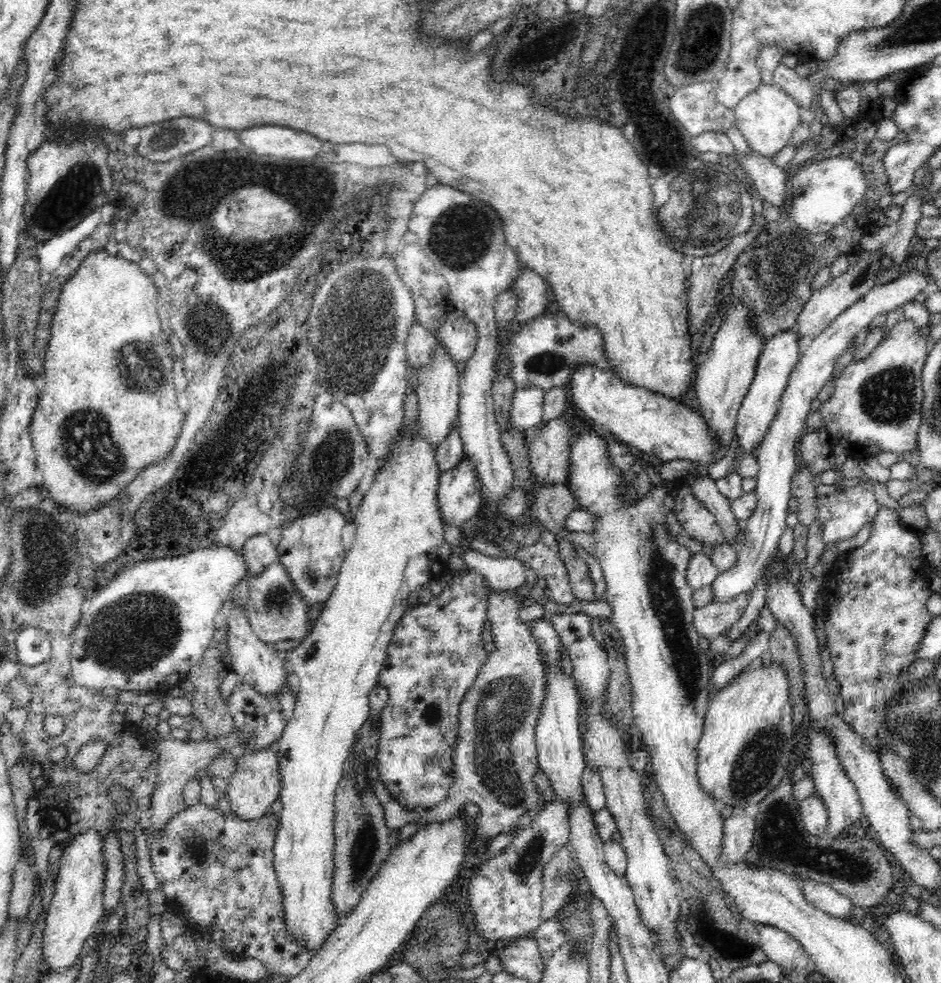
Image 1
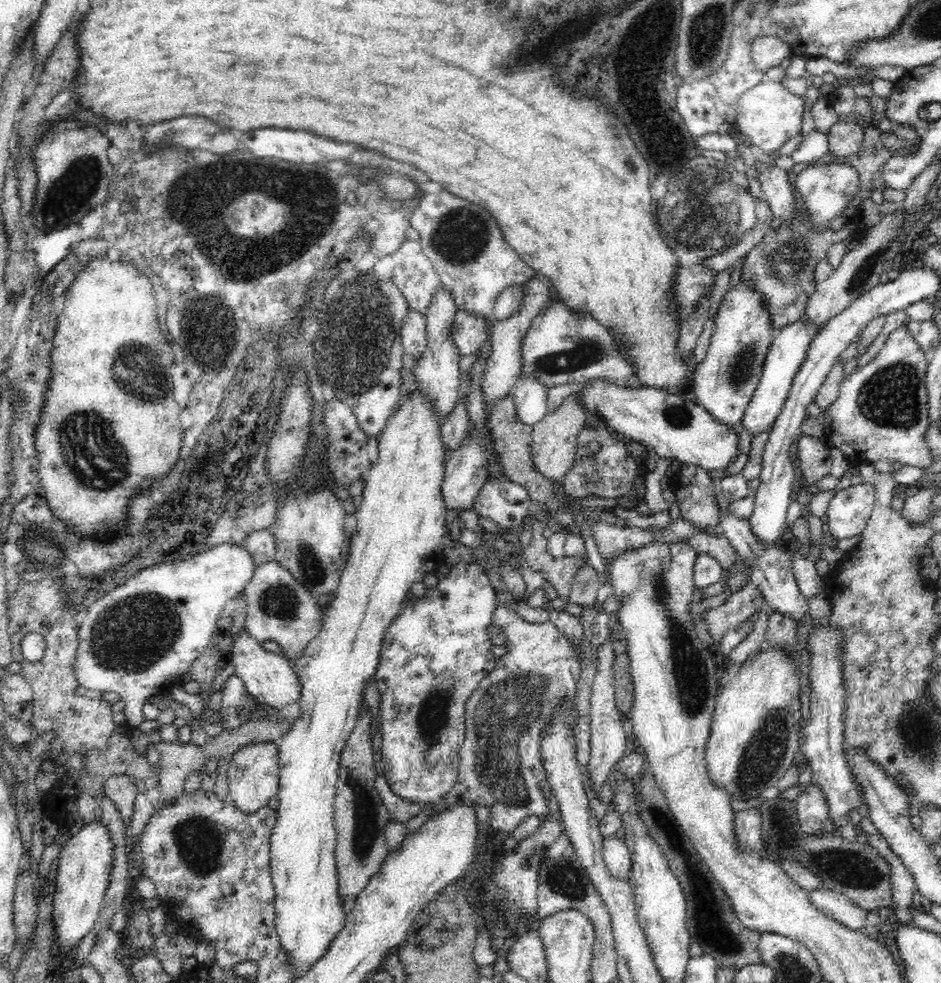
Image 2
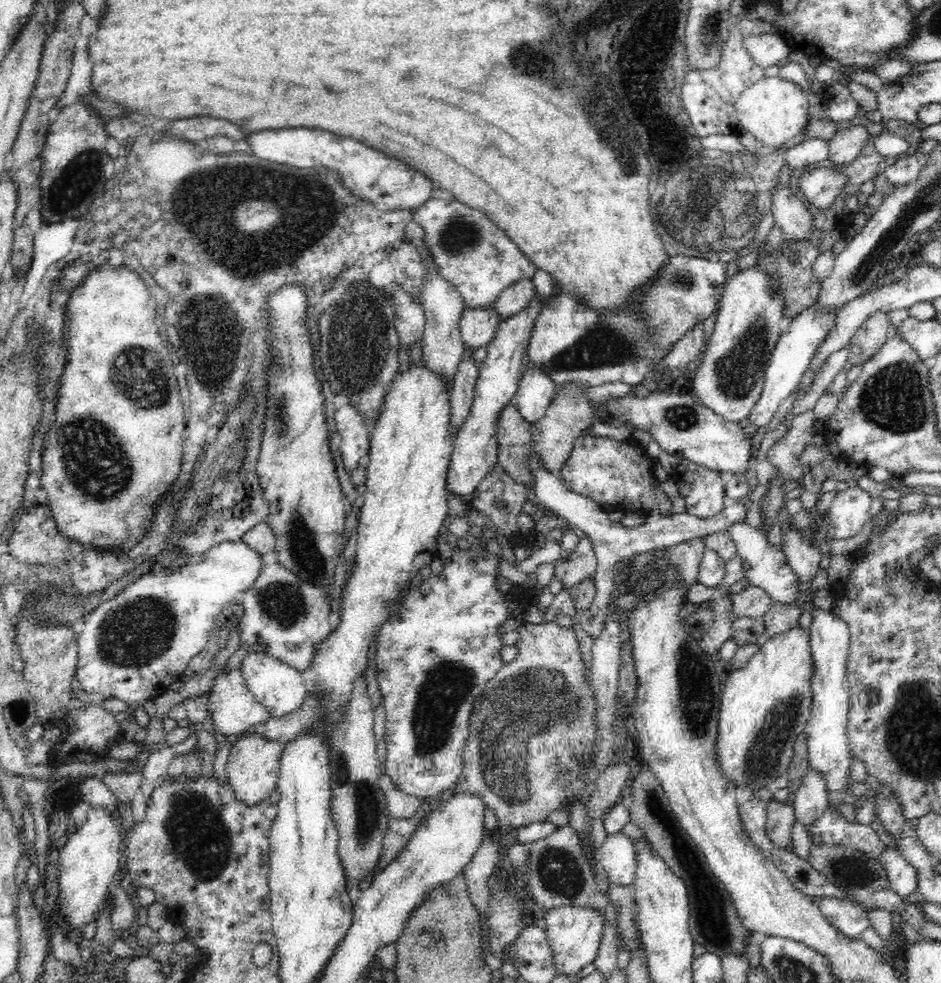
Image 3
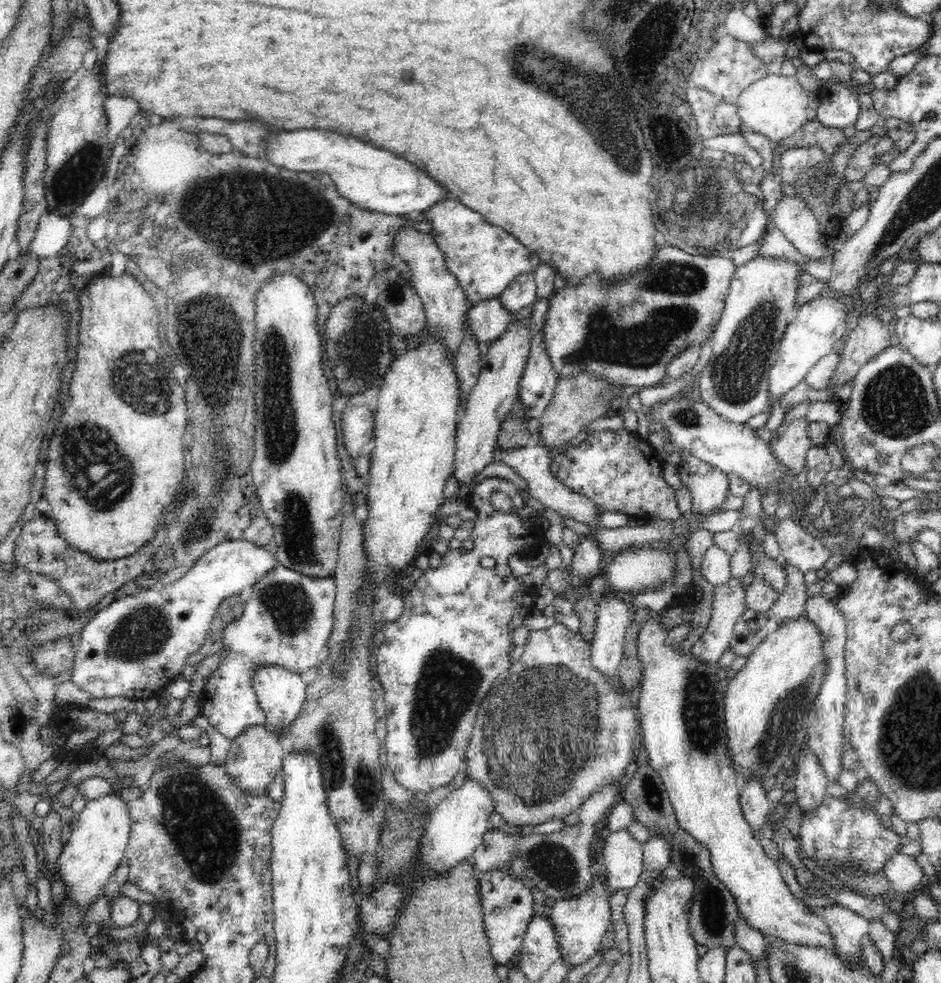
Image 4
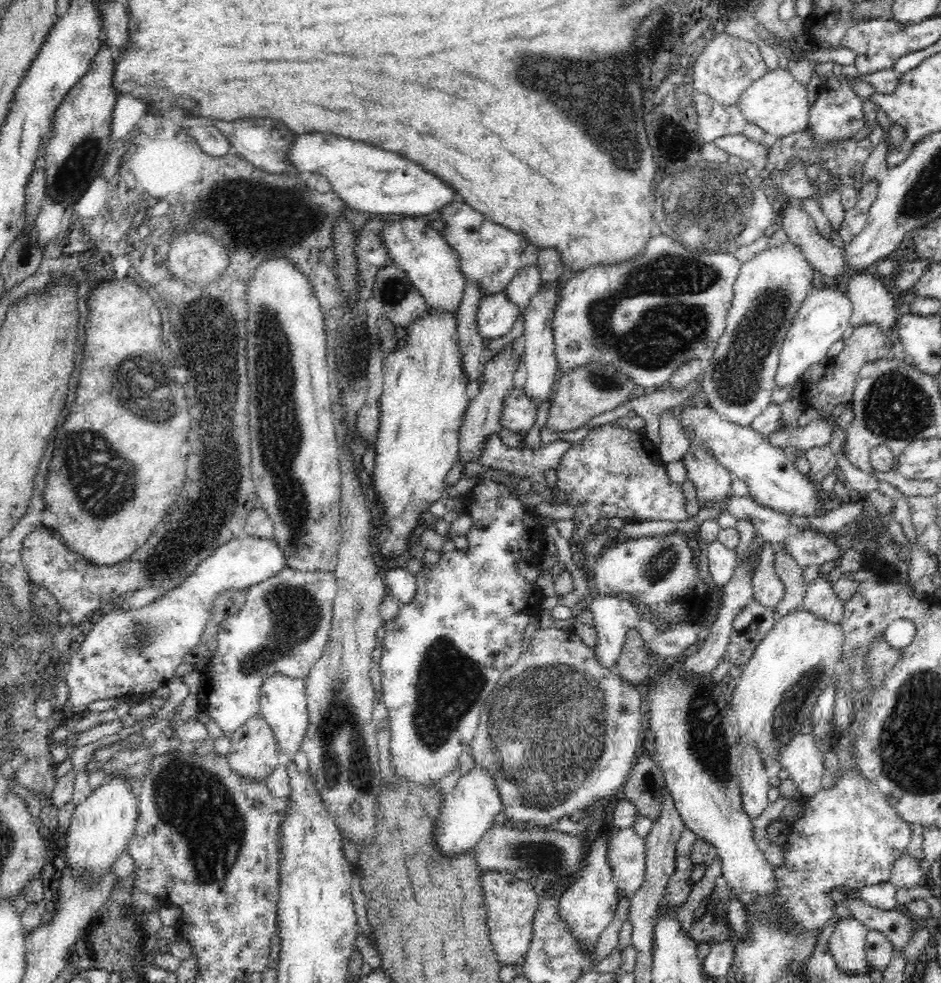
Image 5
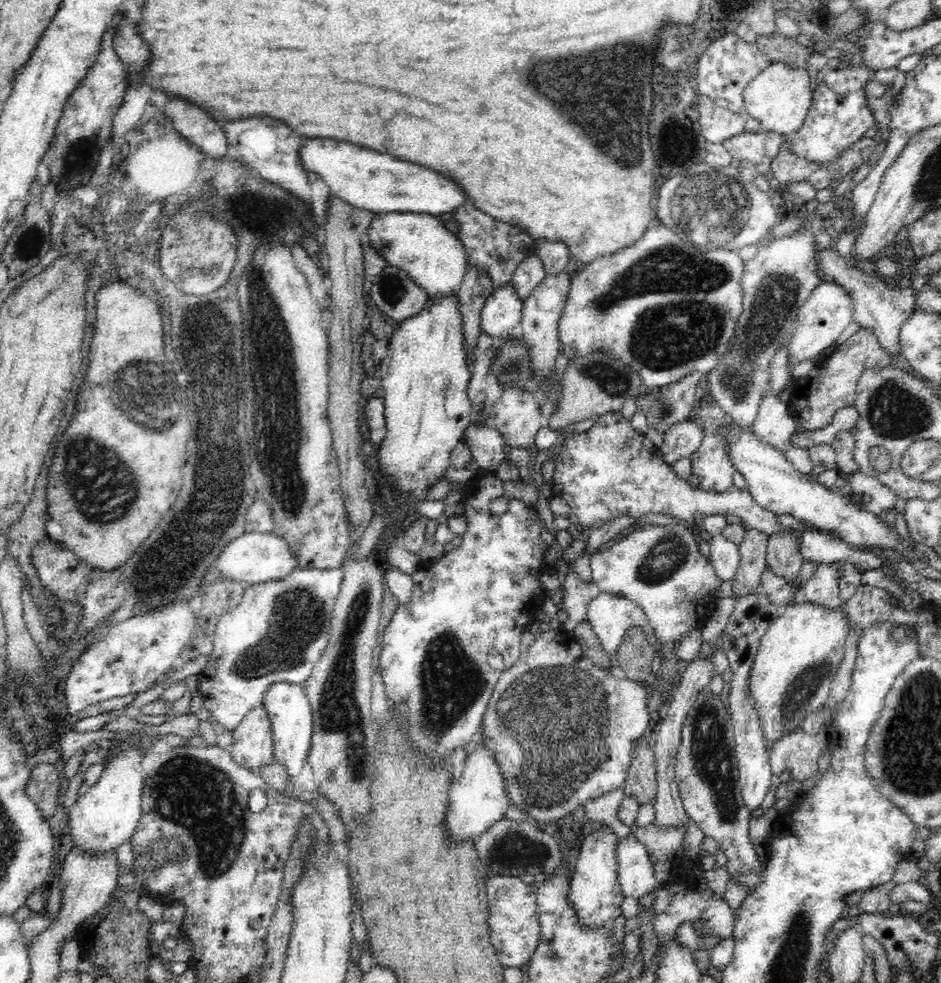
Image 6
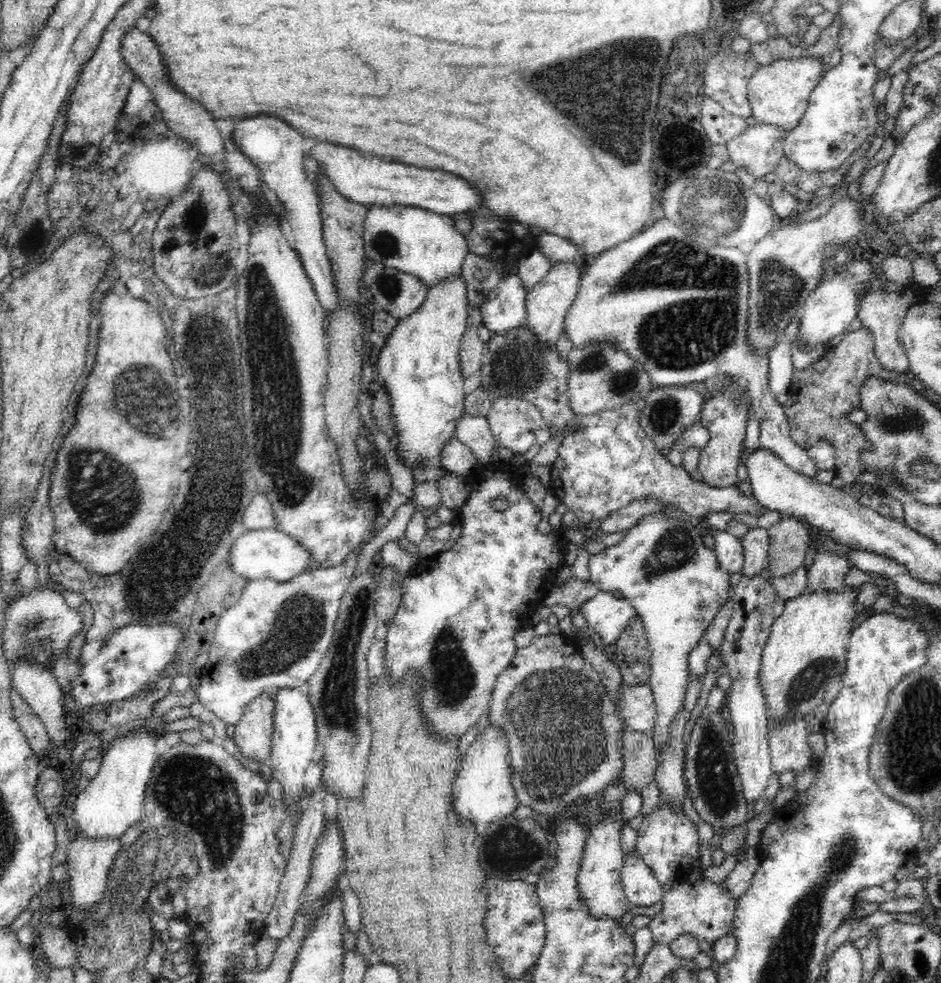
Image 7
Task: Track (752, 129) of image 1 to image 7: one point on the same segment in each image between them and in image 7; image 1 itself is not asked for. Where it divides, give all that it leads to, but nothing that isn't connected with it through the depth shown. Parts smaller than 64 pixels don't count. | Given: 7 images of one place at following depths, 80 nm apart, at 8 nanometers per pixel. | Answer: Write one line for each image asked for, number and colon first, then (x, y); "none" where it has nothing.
2: (769, 115)
3: (774, 111)
4: (775, 107)
5: (778, 104)
6: (779, 98)
7: (778, 93)

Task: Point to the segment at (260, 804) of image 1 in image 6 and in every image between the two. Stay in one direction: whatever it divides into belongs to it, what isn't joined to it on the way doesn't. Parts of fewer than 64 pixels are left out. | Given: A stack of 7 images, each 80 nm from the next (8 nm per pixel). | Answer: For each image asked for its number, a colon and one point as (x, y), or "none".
2: (253, 772)
3: (252, 769)
4: (255, 757)
5: (254, 753)
6: (252, 747)

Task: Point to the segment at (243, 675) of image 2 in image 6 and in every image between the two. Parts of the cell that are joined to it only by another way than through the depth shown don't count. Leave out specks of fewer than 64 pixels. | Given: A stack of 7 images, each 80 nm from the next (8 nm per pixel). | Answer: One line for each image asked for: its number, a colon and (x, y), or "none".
3: (279, 687)
4: (281, 694)
5: (282, 700)
6: (287, 706)

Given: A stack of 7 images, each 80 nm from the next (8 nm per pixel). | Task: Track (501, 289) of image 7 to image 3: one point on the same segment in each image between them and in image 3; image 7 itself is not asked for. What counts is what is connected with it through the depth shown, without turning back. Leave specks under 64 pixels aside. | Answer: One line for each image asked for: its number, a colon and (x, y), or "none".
3: (477, 326)
4: (486, 321)
5: (496, 315)
6: (501, 314)

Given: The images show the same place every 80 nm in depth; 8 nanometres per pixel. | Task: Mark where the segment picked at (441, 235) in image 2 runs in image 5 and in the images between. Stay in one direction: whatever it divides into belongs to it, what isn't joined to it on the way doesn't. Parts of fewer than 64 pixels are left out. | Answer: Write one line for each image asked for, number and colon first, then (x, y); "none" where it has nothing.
3: (469, 251)
4: (485, 259)
5: (490, 254)

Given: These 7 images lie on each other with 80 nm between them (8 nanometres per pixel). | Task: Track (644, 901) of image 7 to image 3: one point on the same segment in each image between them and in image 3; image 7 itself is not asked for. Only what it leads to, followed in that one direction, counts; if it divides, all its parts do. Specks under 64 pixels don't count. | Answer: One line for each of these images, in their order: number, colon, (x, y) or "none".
3: (617, 853)
4: (622, 859)
5: (626, 850)
6: (635, 872)

